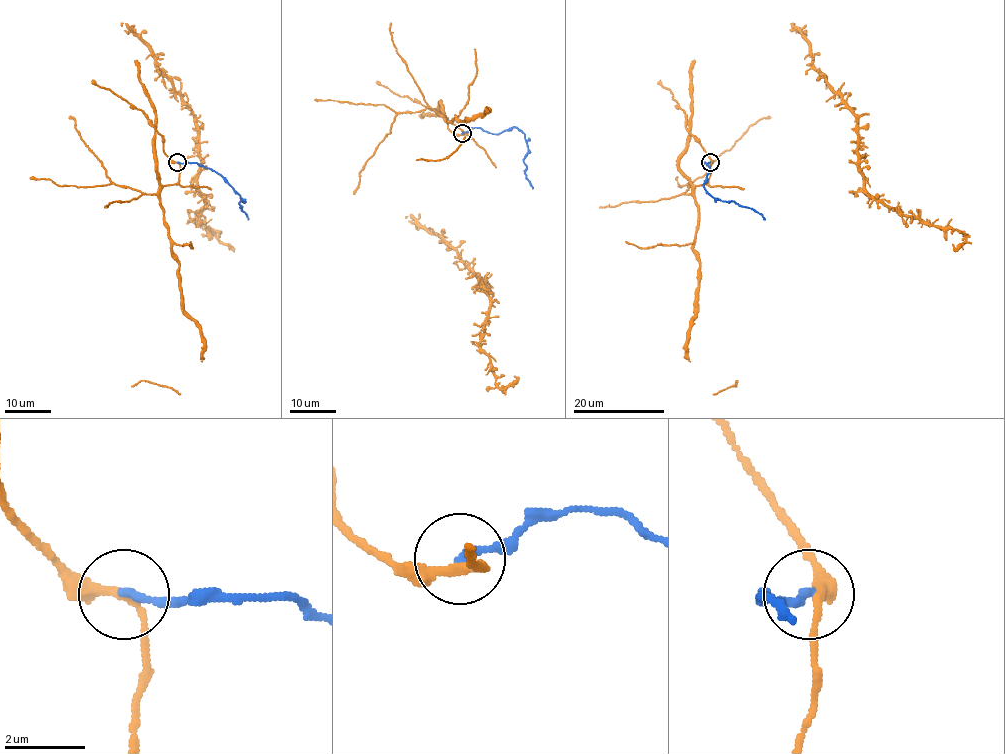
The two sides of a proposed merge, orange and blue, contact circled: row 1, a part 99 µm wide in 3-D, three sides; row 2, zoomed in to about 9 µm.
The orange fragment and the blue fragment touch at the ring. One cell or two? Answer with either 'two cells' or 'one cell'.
two cells

